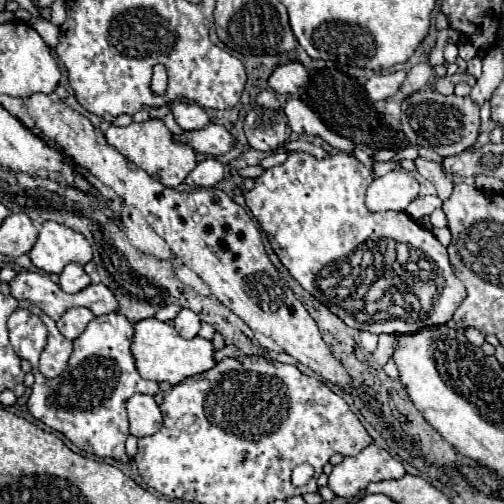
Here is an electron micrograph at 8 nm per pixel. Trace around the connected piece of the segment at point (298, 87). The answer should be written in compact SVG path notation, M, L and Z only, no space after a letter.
M284 63L284 65L278 65L270 79L268 79L268 85L276 91L276 93L284 93L284 95L300 95L302 93L302 87L308 79L308 73L306 69L302 67L302 63Z

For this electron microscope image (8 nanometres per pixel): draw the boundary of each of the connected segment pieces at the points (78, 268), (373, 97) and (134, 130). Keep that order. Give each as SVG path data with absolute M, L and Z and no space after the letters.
M70 263L70 265L66 265L64 271L60 273L58 285L60 285L62 291L66 291L66 293L78 293L78 291L82 291L84 287L90 285L90 277L86 275L86 271L84 271L82 265Z
M394 71L388 75L372 75L364 85L368 99L372 103L378 103L378 101L386 101L386 99L394 97L398 93L404 77L406 77L404 71Z
M148 119L144 123L130 123L128 127L110 127L106 131L106 141L120 151L128 161L144 169L150 177L162 181L164 187L178 187L186 175L198 165L196 151L188 143L180 143L174 139L172 131L164 125L162 119Z

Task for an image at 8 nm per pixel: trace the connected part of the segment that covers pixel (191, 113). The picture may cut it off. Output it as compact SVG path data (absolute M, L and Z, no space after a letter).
M174 103L172 105L172 113L176 115L176 123L186 129L186 131L192 131L192 129L204 129L204 125L210 125L210 117L208 113L196 105L196 103Z

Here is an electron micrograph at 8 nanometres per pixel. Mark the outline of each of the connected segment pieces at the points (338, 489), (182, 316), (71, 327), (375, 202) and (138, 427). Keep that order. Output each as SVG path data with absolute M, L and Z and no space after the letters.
M372 443L356 457L344 457L344 461L328 475L328 487L338 497L350 499L358 497L372 481L400 479L404 475L404 465Z
M182 309L178 313L178 317L174 319L174 327L176 331L186 337L186 339L192 339L198 335L198 329L200 329L200 319L196 317L196 313L192 313L190 309Z
M72 307L60 317L60 321L56 325L58 325L58 329L60 329L60 333L64 337L74 341L76 337L80 337L80 333L86 329L86 325L92 319L94 319L94 313L90 309L86 309L86 307Z
M390 171L372 181L366 193L366 207L370 211L406 211L410 201L418 197L420 183L408 171Z
M132 395L128 399L128 419L134 437L154 435L162 425L162 413L152 395Z

